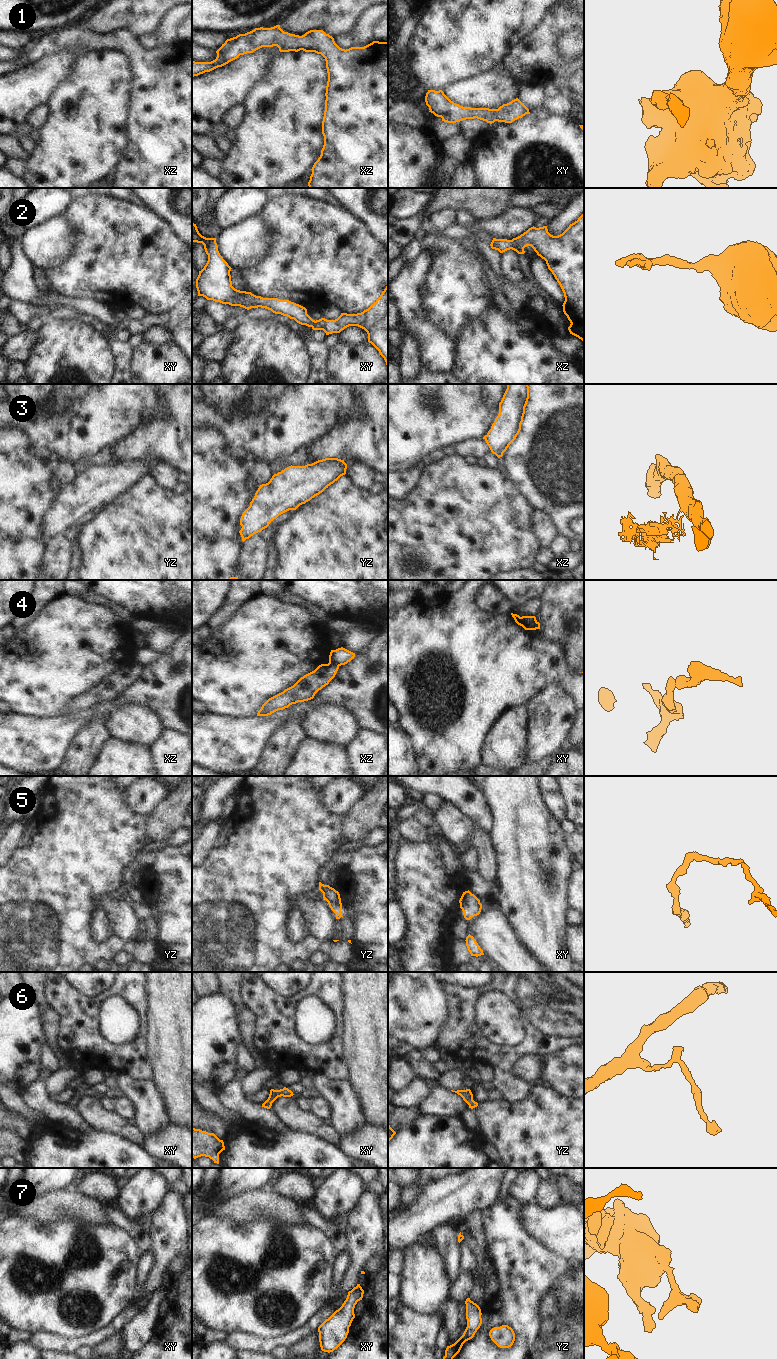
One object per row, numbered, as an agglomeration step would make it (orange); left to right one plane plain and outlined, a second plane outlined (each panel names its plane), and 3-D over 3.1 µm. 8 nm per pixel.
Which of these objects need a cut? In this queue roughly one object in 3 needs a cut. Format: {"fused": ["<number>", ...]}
{"fused": ["3", "4"]}

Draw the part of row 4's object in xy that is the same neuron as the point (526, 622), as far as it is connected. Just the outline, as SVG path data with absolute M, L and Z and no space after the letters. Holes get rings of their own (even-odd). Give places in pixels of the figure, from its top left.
M511 613L515 622L522 626L525 630L532 630L533 616L522 616Z

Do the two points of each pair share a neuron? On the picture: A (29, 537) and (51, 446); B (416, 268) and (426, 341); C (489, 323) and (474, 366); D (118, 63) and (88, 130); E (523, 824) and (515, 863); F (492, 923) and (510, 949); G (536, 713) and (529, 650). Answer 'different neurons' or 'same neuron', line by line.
A: different neurons
B: same neuron
C: same neuron
D: same neuron
E: same neuron
F: same neuron
G: different neurons

